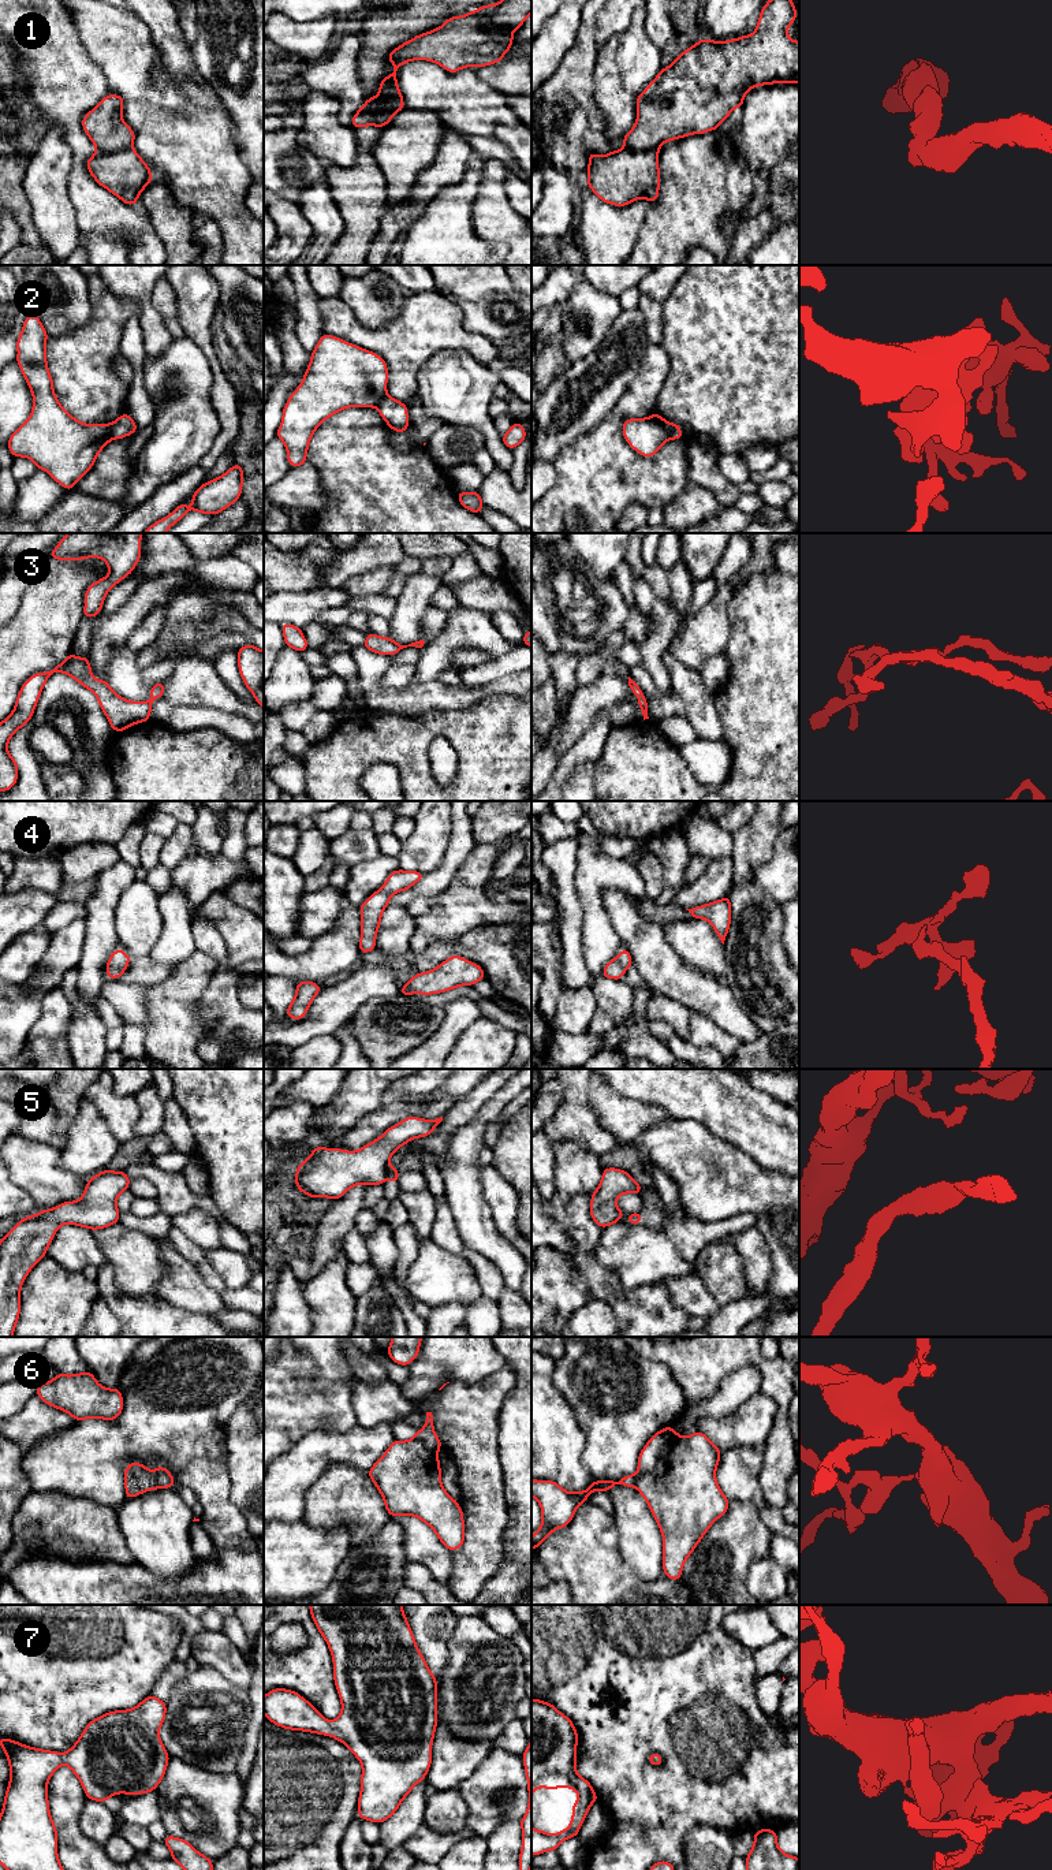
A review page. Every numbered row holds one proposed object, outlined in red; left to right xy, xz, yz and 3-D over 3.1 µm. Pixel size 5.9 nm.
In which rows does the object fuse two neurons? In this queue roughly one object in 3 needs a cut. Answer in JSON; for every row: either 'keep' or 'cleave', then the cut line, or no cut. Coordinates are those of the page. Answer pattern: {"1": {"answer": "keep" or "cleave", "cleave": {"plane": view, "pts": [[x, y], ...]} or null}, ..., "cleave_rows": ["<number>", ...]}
{"1": {"answer": "cleave", "cleave": {"plane": "xy", "pts": [[131, 146], [116, 152], [97, 151]]}}, "2": {"answer": "cleave", "cleave": {"plane": "yz", "pts": [[667, 423], [667, 431], [671, 438]]}}, "3": {"answer": "keep", "cleave": null}, "4": {"answer": "keep", "cleave": null}, "5": {"answer": "cleave", "cleave": {"plane": "xz", "pts": [[387, 1163], [385, 1176]]}}, "6": {"answer": "cleave", "cleave": {"plane": "yz", "pts": [[674, 1431], [657, 1463], [637, 1475], [635, 1486]]}}, "7": {"answer": "keep", "cleave": null}, "cleave_rows": ["1", "2", "5", "6"]}

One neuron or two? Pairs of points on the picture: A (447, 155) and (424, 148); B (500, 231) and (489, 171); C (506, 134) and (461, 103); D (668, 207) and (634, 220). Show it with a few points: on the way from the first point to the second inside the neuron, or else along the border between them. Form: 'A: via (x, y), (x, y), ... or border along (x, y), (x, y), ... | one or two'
A: border along (447, 127), (436, 157), (417, 178) | two
B: via (492, 216), (491, 186) | one
C: border along (517, 123), (497, 125), (492, 134) | two
D: border along (651, 204), (634, 246) | two

